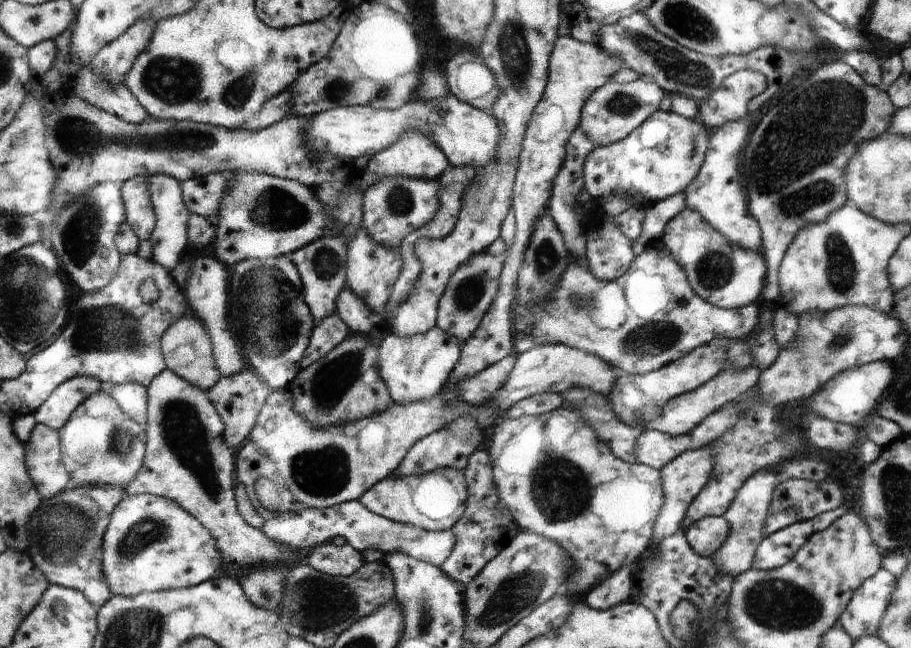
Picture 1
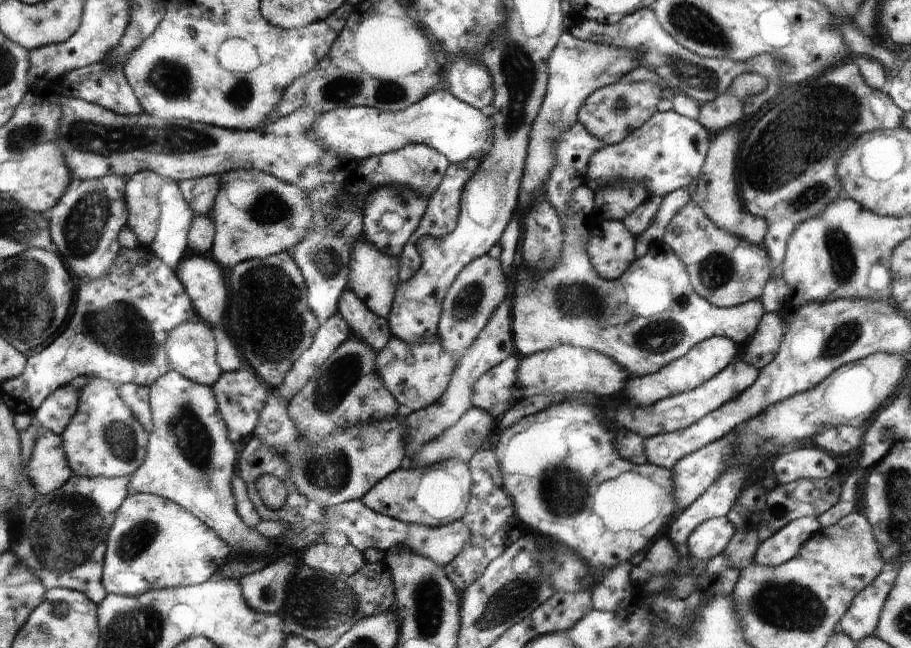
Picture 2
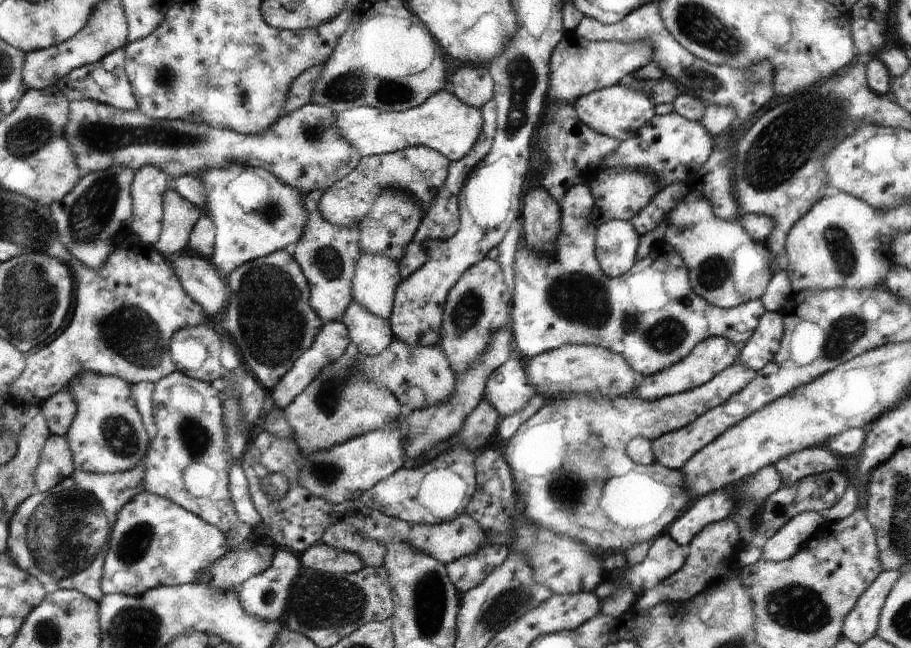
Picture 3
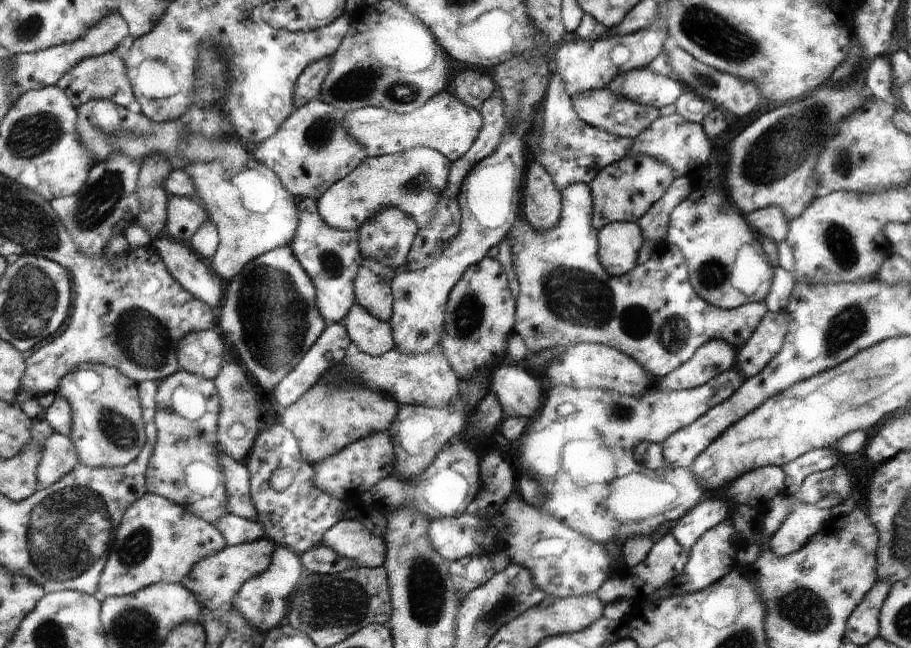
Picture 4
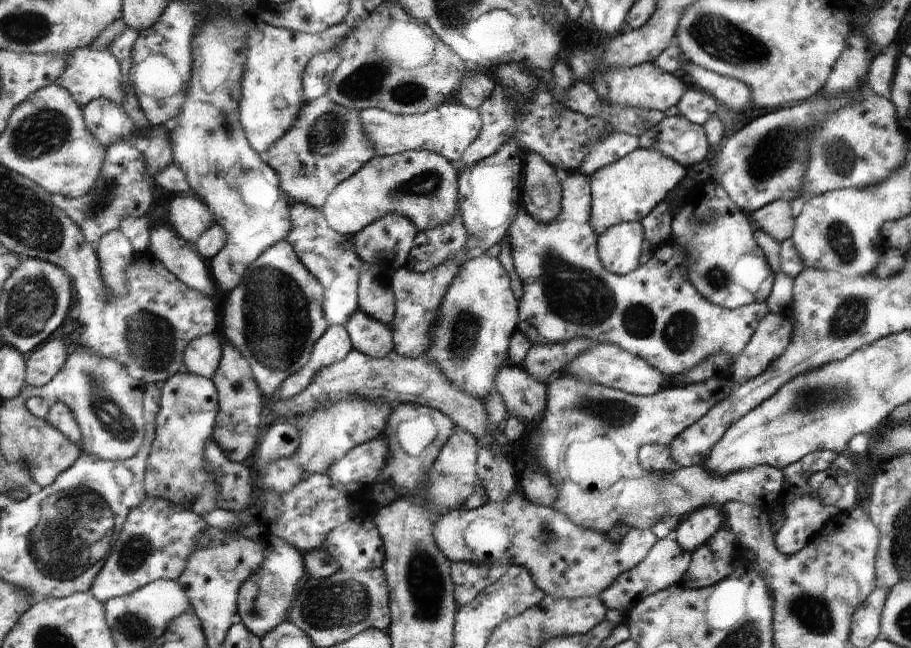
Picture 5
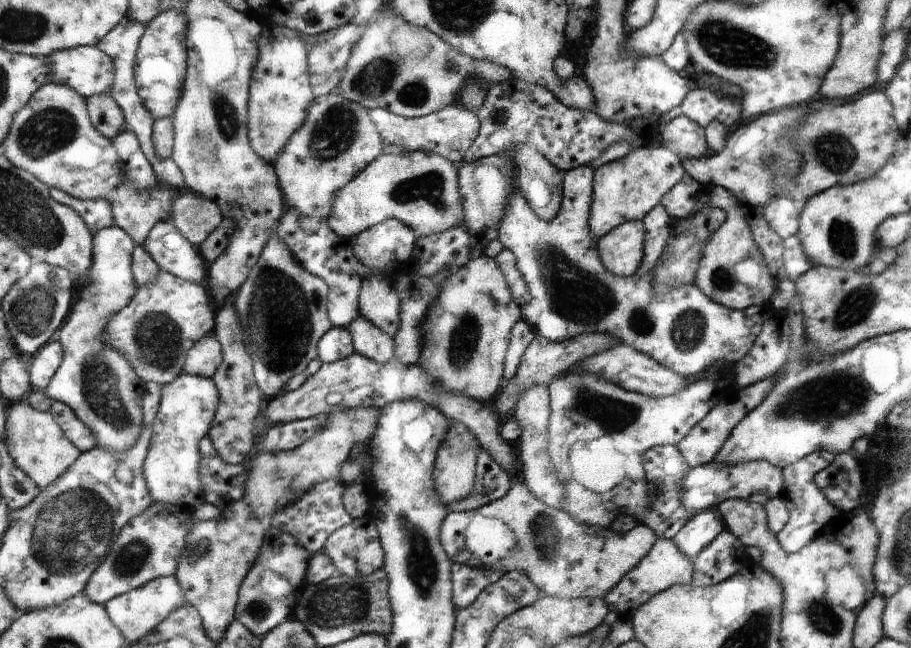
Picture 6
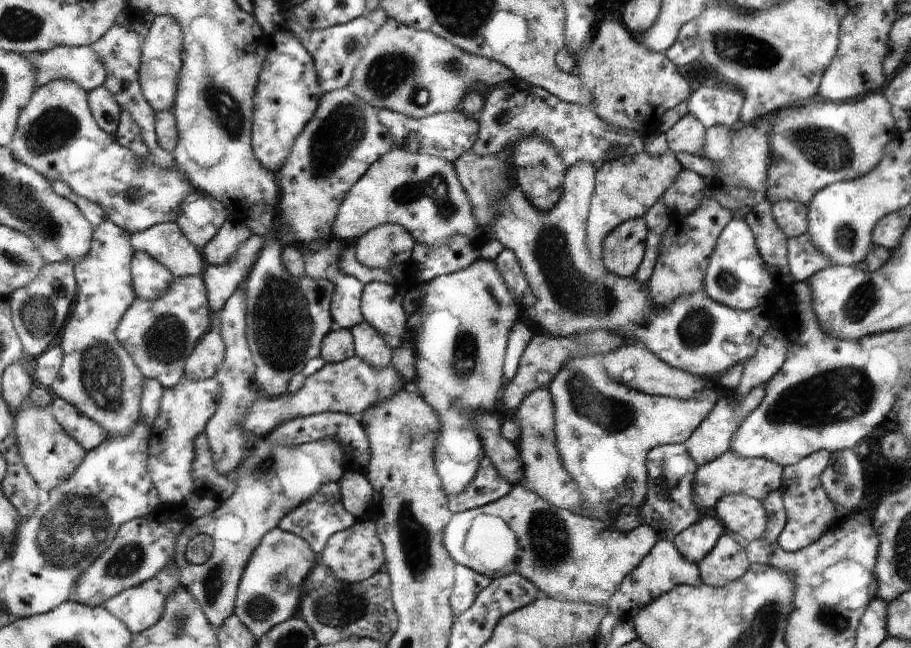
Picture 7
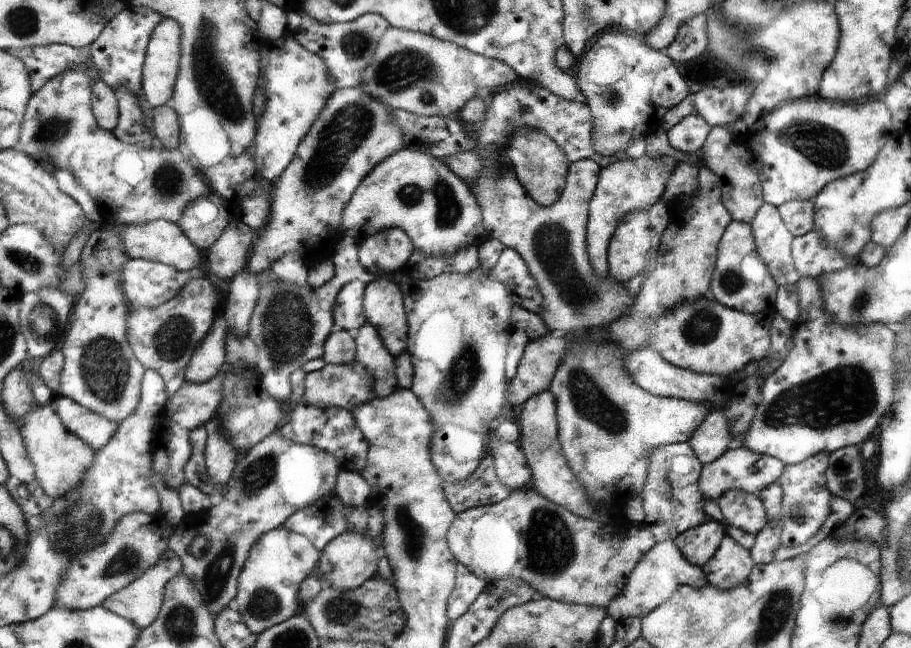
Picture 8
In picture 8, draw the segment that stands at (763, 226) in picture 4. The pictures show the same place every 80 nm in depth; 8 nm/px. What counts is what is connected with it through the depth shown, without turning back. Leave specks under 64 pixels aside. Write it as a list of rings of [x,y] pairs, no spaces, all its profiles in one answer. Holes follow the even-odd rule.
[[[815,200],[788,201],[778,207],[783,221],[796,237],[810,233],[815,226]]]

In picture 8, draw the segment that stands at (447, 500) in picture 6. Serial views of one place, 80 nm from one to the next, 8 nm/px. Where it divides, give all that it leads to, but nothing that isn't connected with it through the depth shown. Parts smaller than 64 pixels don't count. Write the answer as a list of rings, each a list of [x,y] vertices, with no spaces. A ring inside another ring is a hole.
[[[479,266],[478,269],[474,270],[470,274],[462,275],[460,273],[442,273],[432,277],[430,280],[426,280],[426,290],[422,290],[422,294],[418,296],[412,293],[409,285],[409,279],[405,282],[406,288],[406,305],[408,311],[408,318],[410,319],[410,340],[412,341],[412,352],[410,356],[413,360],[413,368],[415,371],[415,378],[410,389],[413,390],[414,394],[422,400],[423,405],[426,407],[428,412],[431,414],[432,420],[434,420],[434,440],[432,440],[431,446],[431,457],[435,466],[438,468],[439,474],[442,476],[444,481],[456,482],[467,480],[472,473],[481,464],[484,457],[486,457],[486,448],[484,444],[486,442],[486,436],[488,436],[488,426],[490,422],[500,414],[502,406],[506,404],[506,378],[504,378],[504,354],[506,354],[506,344],[508,344],[508,328],[510,328],[510,301],[508,300],[508,294],[506,294],[506,287],[495,277],[492,269]],[[462,430],[470,430],[472,436],[470,440],[450,440],[448,436],[454,436],[454,438],[462,438],[464,432]]]

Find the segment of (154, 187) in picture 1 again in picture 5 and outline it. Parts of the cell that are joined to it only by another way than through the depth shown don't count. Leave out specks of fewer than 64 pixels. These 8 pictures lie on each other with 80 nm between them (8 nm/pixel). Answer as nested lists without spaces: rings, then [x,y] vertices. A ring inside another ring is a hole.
[[[172,196],[166,209],[172,230],[194,244],[217,222],[211,208],[194,196]]]

